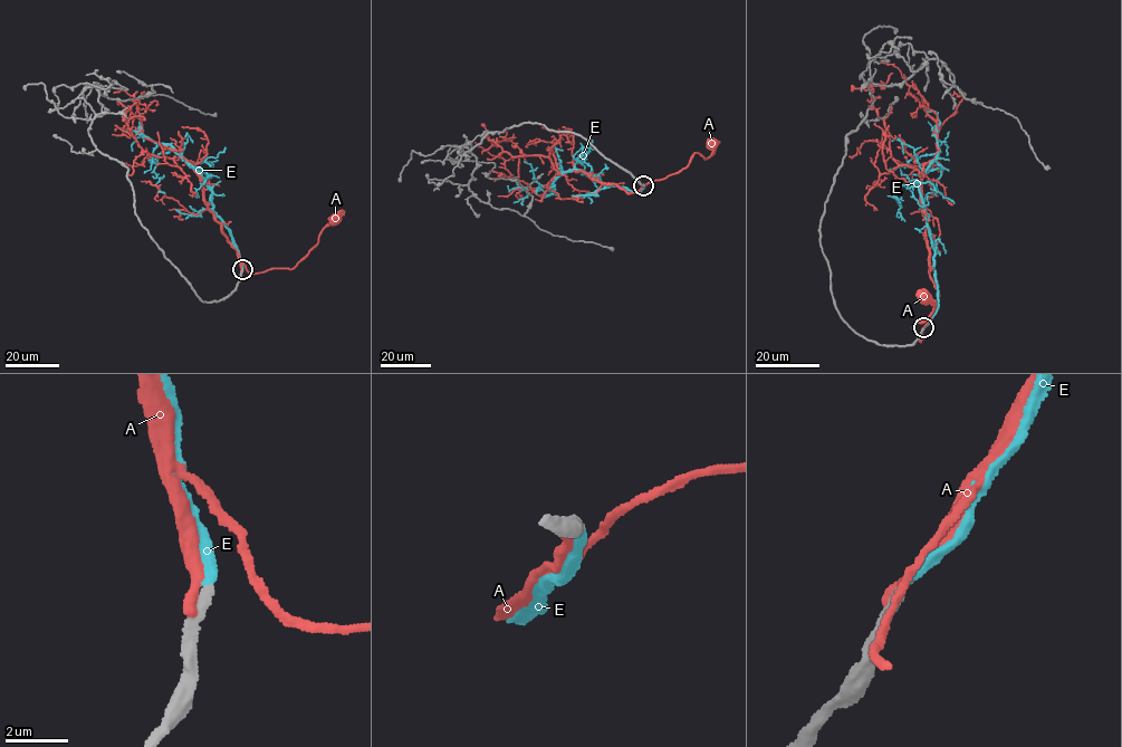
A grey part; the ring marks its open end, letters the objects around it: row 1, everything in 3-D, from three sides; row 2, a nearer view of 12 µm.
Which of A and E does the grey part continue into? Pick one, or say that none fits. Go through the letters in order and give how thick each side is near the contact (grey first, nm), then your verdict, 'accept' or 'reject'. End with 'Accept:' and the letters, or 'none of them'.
A: calibres 440 and 360 nm; reject
E: calibres 360 and 360 nm; accept
Accept: E

